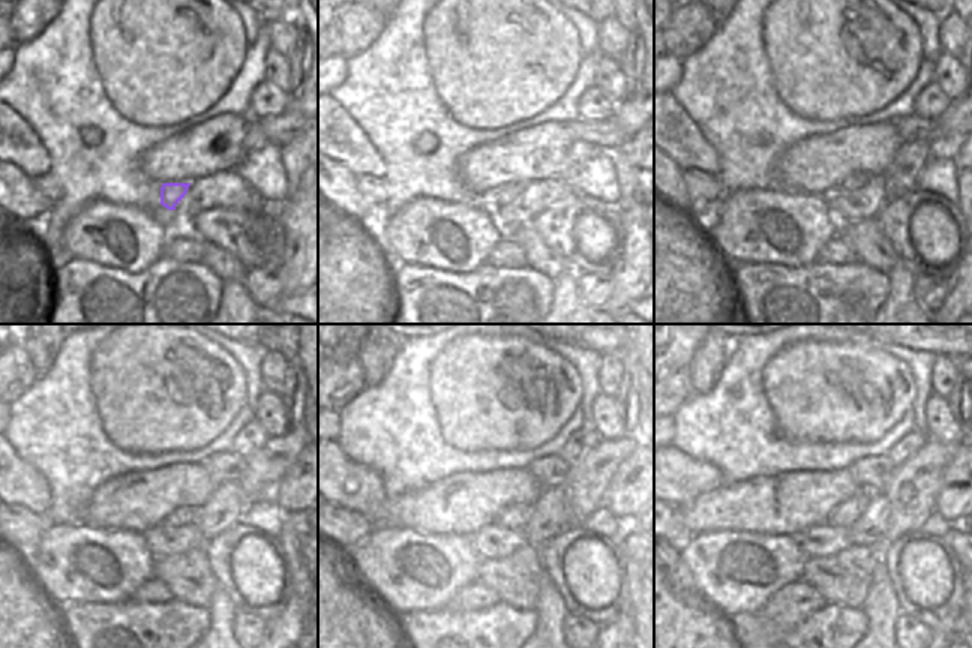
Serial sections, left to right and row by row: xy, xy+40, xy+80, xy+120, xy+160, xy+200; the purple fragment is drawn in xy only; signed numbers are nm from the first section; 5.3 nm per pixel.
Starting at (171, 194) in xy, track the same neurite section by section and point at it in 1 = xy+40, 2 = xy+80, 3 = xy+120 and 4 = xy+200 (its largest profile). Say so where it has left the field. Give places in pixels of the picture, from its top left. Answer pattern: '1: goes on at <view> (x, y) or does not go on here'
1: goes on at xy+40 (506, 194)
2: goes on at xy+80 (857, 180)
3: goes on at xy+120 (182, 516)
4: goes on at xy+200 (848, 512)

